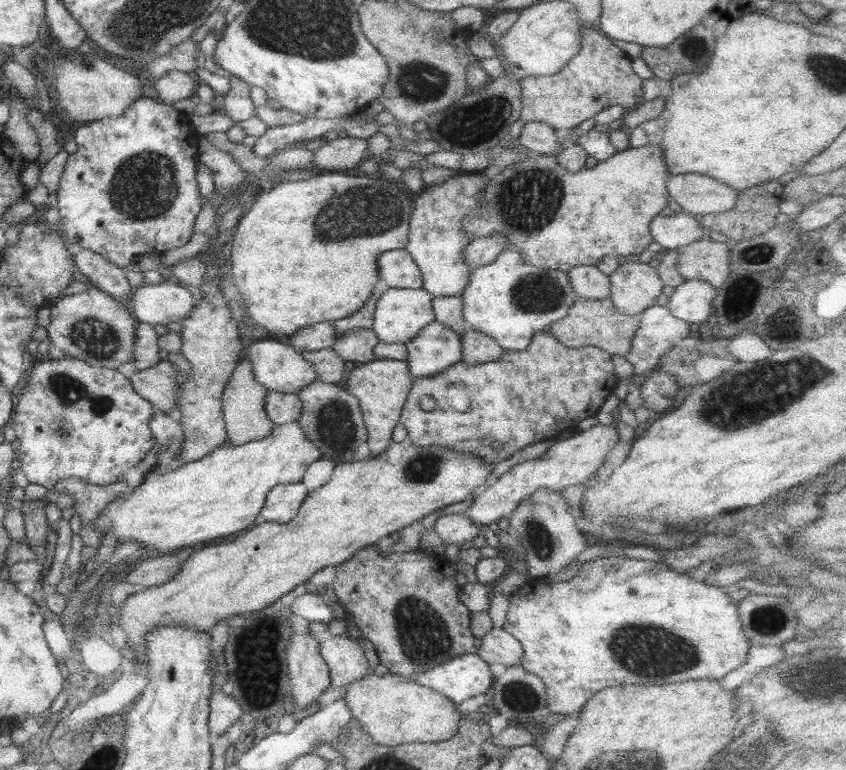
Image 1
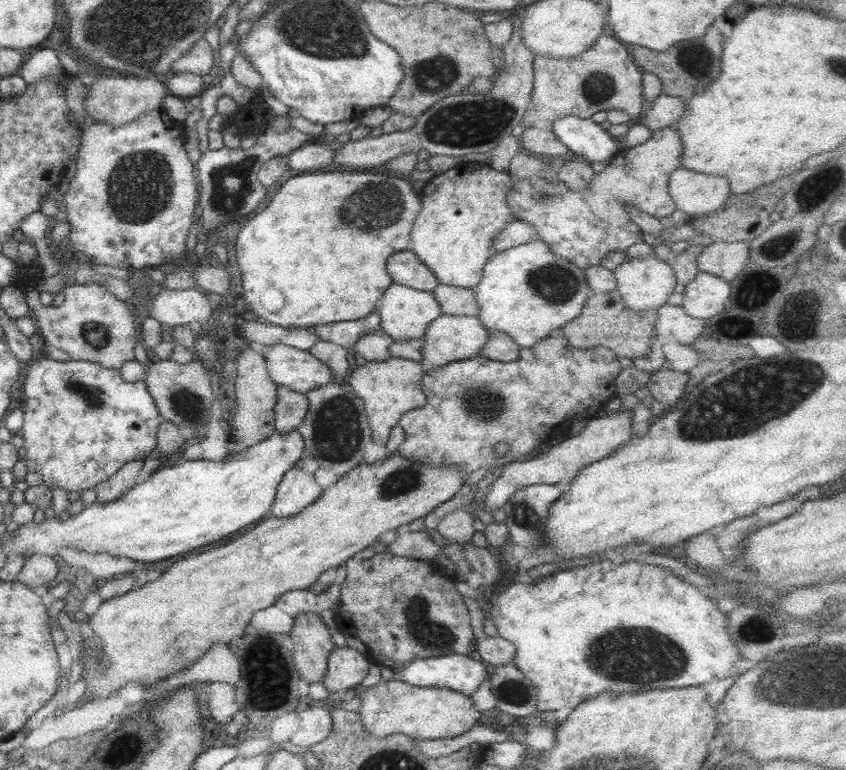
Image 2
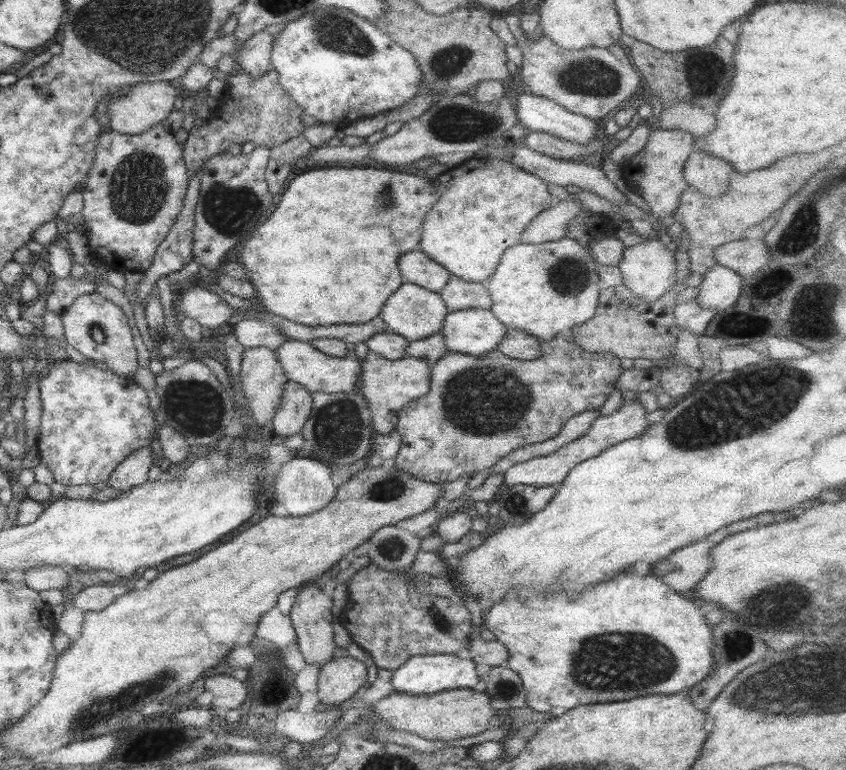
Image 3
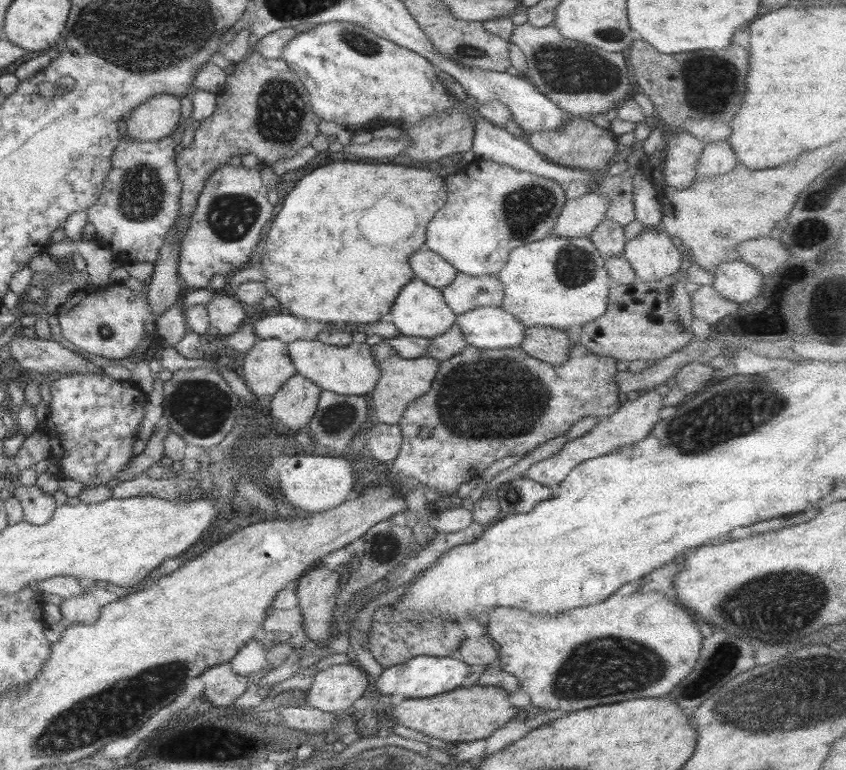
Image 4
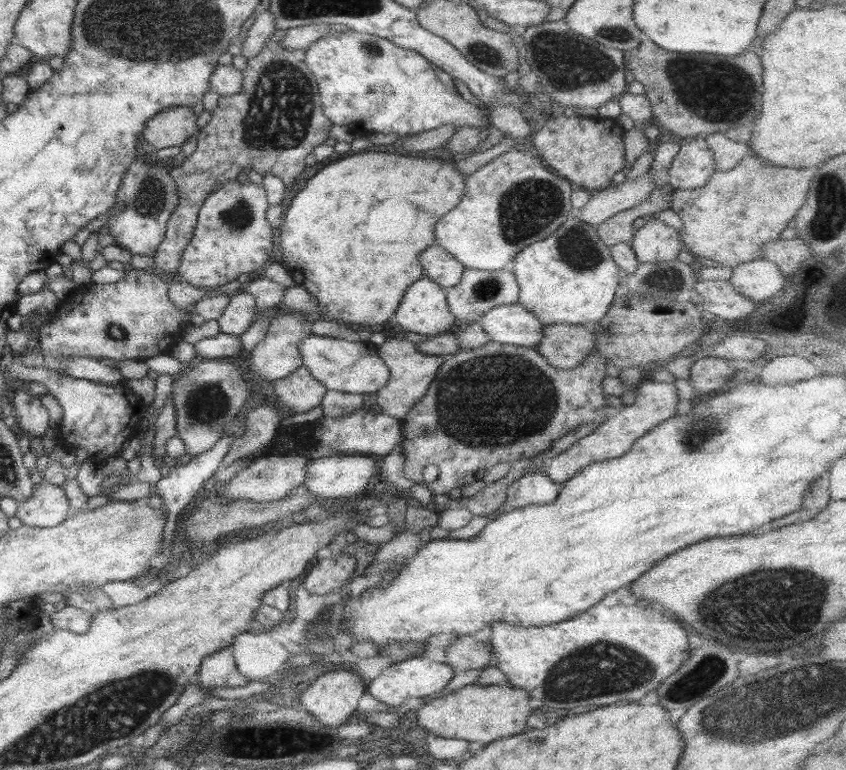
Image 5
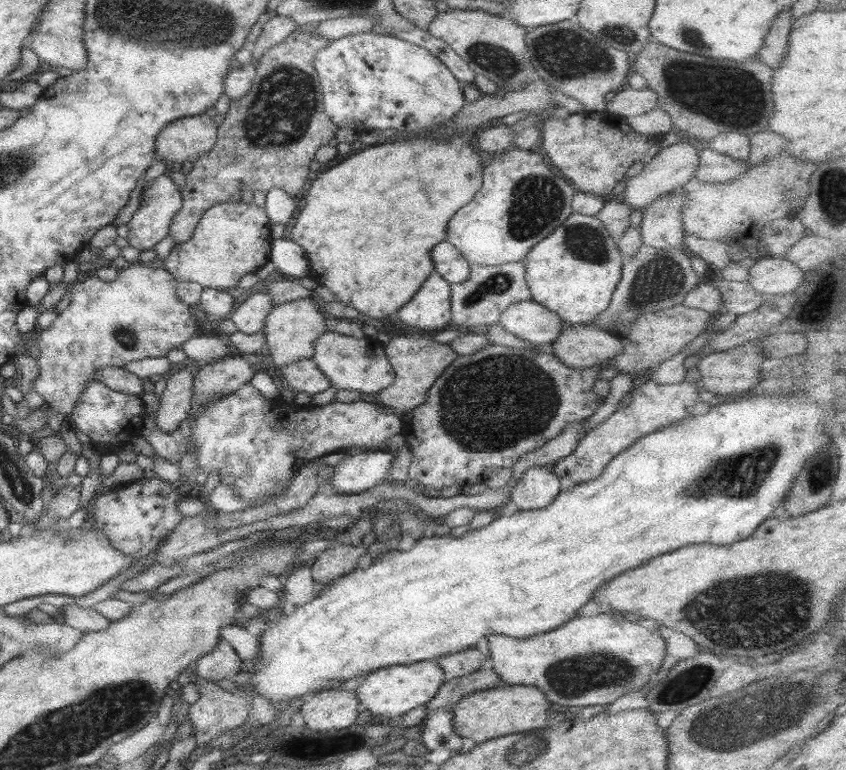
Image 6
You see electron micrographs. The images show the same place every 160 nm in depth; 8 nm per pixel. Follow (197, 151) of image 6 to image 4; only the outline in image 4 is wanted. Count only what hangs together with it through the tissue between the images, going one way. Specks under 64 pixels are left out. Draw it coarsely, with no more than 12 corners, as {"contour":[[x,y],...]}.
{"contour":[[165,92],[124,119],[128,138],[152,142],[183,121],[179,96]]}

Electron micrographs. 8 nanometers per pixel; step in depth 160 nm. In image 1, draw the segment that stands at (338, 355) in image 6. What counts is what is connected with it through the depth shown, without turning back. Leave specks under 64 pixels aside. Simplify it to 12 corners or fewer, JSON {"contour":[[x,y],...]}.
{"contour":[[265,338],[249,350],[268,391],[294,394],[317,379],[314,365]]}

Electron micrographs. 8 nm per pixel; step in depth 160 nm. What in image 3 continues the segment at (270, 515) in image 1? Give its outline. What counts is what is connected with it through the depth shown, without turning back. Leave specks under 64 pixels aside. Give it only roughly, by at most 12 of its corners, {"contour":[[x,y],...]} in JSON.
{"contour":[[296,457],[276,467],[278,502],[290,516],[336,496],[326,463]]}

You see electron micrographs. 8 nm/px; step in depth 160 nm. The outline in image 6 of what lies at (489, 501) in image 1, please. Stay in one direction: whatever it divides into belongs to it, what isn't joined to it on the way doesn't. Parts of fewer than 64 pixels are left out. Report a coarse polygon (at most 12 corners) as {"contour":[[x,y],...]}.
{"contour":[[650,380],[551,467],[562,489],[688,419],[701,383]]}

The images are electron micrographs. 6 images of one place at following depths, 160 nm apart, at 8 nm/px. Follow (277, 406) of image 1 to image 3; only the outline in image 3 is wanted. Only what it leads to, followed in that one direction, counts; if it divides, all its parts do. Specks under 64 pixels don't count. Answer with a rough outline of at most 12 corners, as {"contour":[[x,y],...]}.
{"contour":[[289,380],[269,429],[281,437],[300,433],[312,401]]}

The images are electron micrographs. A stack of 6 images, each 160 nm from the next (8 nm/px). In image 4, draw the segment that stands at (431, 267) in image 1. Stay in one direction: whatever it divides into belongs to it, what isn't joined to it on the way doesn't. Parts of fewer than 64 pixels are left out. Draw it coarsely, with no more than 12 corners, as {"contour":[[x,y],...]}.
{"contour":[[474,158],[445,181],[426,244],[496,275],[546,238],[557,182]]}

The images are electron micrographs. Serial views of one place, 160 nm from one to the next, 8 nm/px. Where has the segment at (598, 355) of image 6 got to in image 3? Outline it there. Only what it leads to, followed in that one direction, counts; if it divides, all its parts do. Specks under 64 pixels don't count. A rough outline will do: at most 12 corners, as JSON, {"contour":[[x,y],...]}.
{"contour":[[507,327],[498,352],[514,360],[536,360],[540,340]]}

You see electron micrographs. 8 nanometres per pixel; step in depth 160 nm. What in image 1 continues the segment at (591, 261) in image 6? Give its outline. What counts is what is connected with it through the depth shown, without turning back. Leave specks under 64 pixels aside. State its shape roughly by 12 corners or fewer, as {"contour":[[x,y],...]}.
{"contour":[[518,249],[476,267],[464,322],[502,351],[524,351],[568,315],[566,272]]}

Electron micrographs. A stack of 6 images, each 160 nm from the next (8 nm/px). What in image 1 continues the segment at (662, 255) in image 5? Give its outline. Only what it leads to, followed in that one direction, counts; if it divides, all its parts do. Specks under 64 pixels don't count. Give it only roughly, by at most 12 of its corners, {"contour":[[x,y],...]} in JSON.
{"contour":[[622,260],[608,276],[616,312],[640,317],[664,285],[657,268]]}

